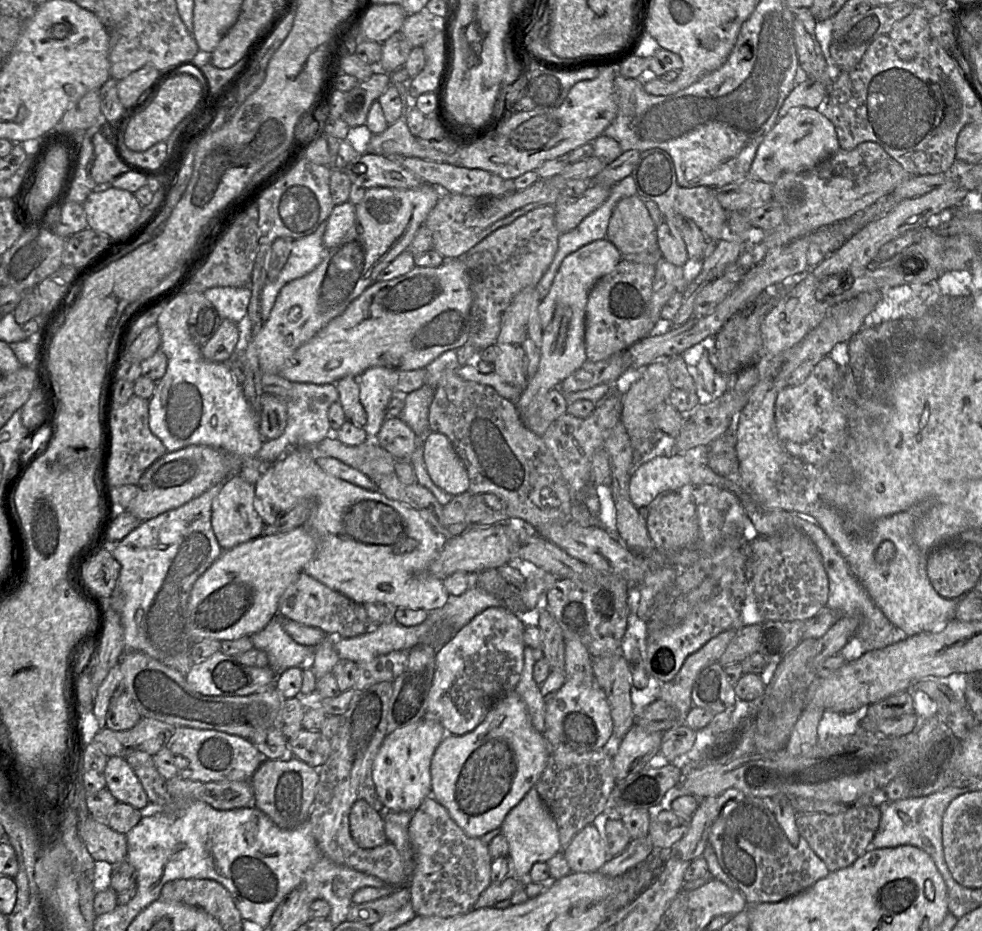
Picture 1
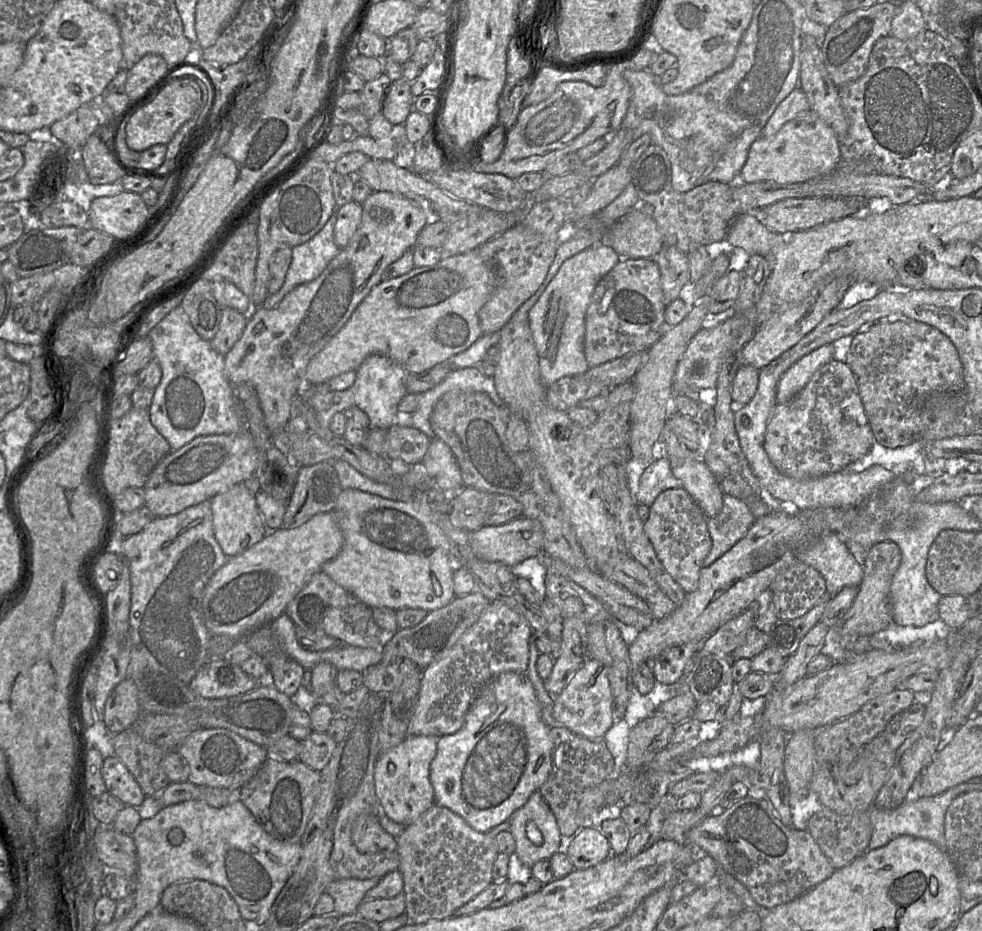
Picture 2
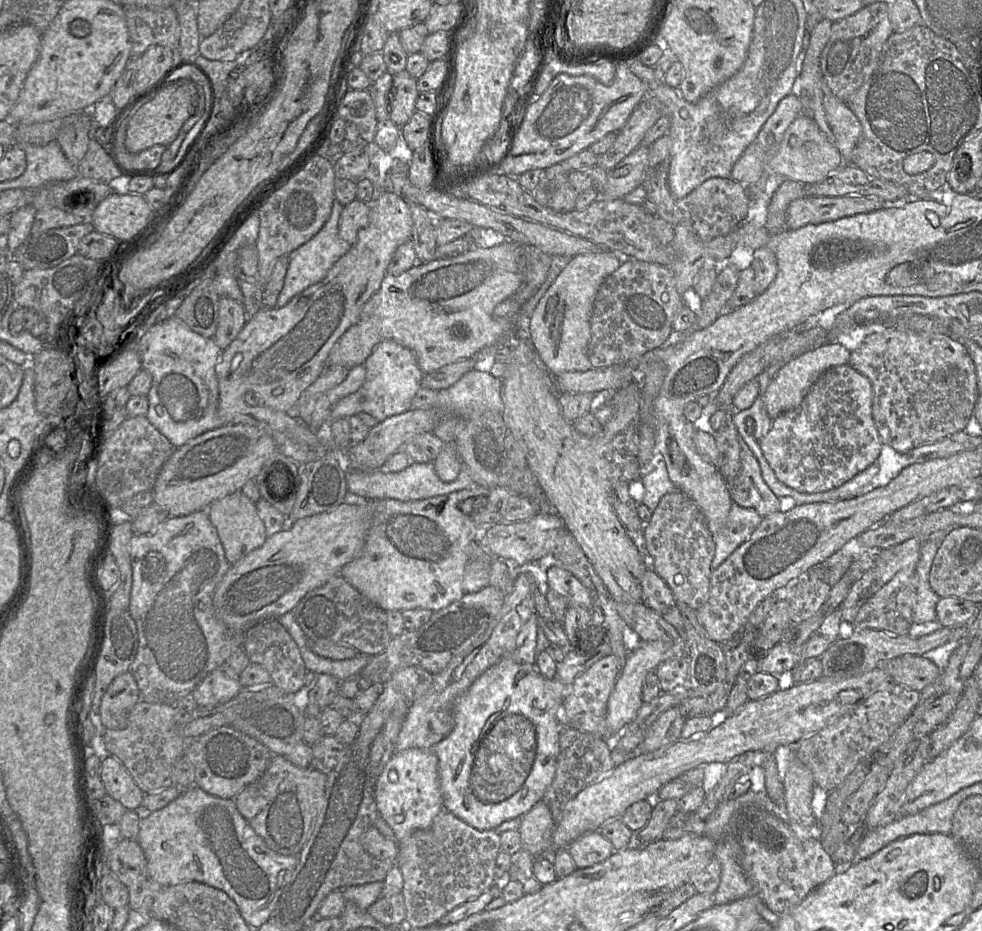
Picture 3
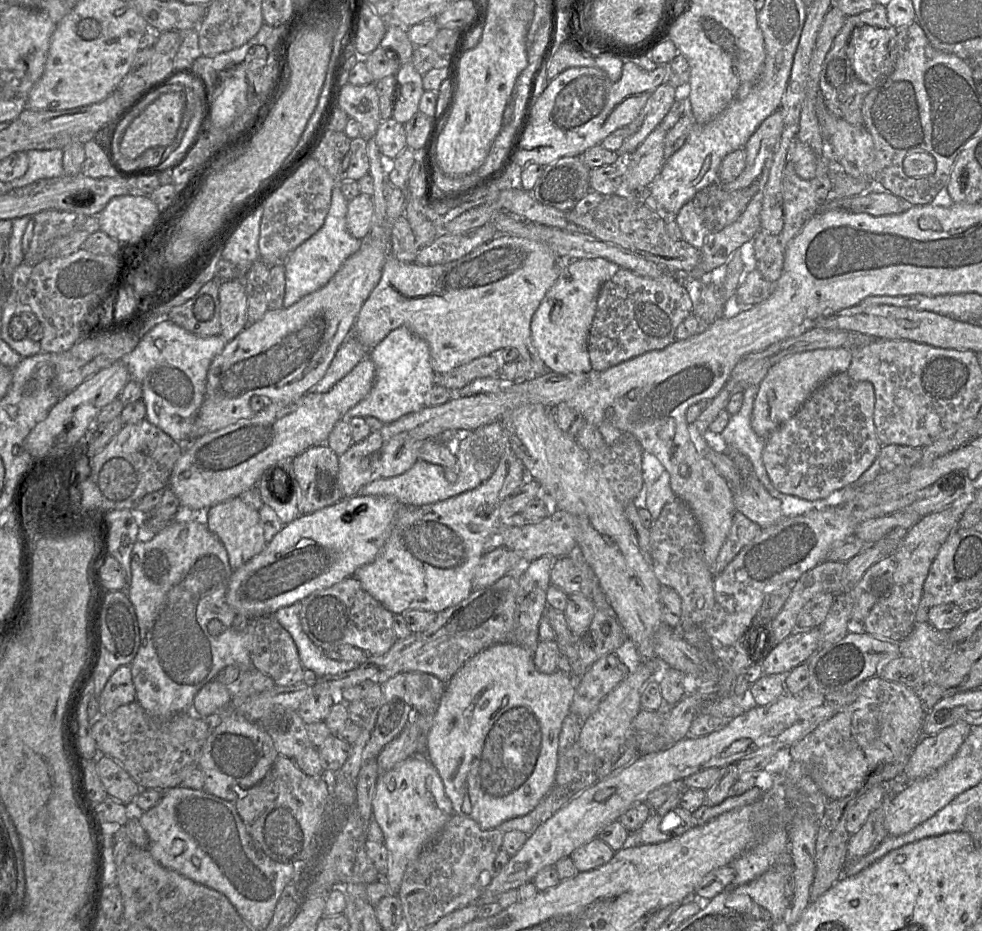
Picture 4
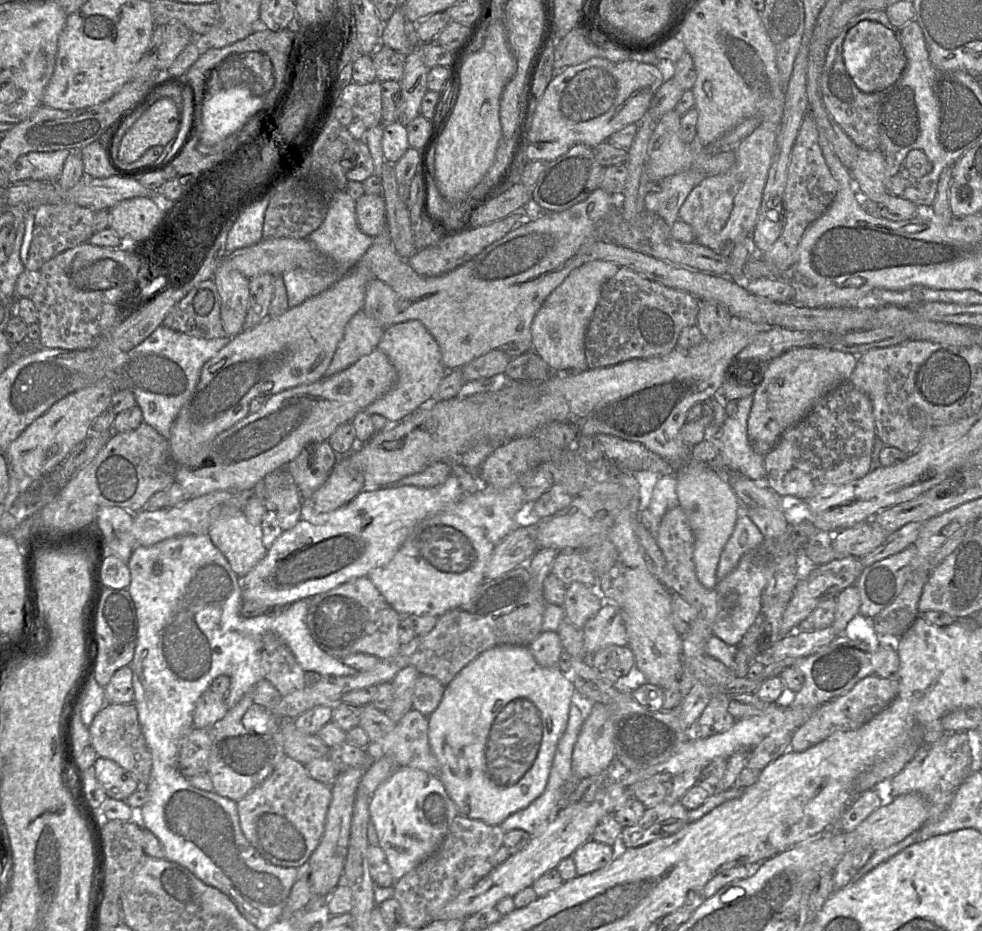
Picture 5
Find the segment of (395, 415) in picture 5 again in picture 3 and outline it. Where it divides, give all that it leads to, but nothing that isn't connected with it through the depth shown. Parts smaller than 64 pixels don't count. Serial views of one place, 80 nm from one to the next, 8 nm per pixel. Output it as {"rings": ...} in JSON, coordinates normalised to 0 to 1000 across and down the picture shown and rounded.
{"rings":[[[399,364],[386,368],[370,390],[373,405],[360,422],[346,429],[338,438],[336,453],[344,449],[354,450],[368,443],[380,447],[385,453],[419,439],[421,427],[429,417],[432,401],[426,393],[422,379]]]}

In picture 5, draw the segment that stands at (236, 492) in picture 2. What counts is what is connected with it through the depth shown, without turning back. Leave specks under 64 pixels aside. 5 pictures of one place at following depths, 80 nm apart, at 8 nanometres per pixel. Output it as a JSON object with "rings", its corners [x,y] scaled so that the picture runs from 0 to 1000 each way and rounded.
{"rings":[[[226,542],[215,548],[215,565],[212,575],[217,584],[227,594],[235,611],[243,621],[247,621],[271,596],[272,590],[267,583],[265,564],[252,560],[247,548],[239,544]]]}

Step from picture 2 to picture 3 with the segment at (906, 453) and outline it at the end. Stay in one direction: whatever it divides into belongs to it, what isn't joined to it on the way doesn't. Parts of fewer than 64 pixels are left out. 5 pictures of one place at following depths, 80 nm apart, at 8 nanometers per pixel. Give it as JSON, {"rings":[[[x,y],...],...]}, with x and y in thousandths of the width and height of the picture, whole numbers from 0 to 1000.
{"rings":[[[899,477],[894,492],[886,499],[894,499],[896,505],[881,523],[881,527],[884,530],[892,524],[903,521],[921,503],[932,497],[927,485],[913,485],[907,479]]]}

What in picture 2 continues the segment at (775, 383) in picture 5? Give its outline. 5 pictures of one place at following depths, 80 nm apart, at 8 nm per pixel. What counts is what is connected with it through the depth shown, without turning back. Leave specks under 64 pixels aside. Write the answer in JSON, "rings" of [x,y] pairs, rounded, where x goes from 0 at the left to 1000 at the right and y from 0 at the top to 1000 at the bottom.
{"rings":[[[848,369],[838,371],[815,385],[793,407],[790,433],[807,430],[823,411],[830,398],[848,386]]]}

